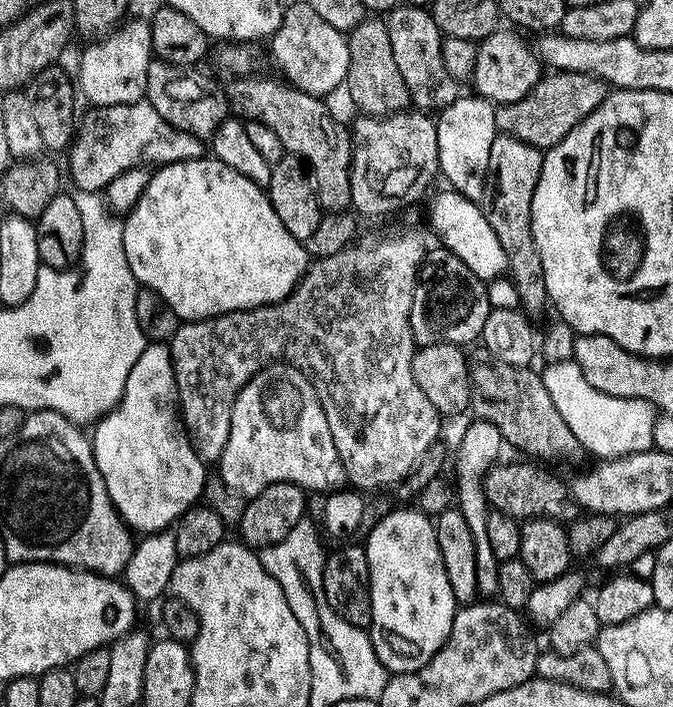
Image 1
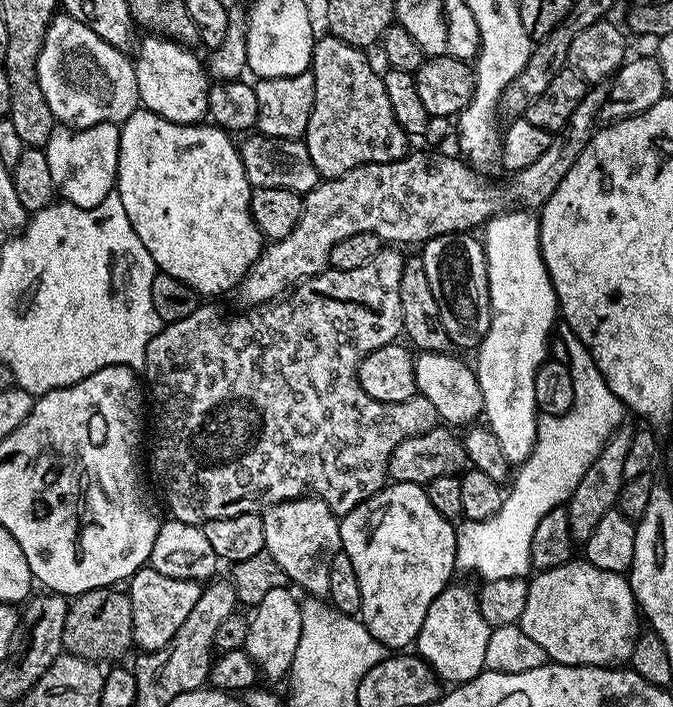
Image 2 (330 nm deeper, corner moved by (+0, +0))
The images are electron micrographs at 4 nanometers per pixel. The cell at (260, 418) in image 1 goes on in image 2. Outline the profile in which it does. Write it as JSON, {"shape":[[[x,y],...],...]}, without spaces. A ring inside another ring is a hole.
{"shape":[[[305,494],[294,500],[284,500],[281,504],[274,504],[263,509],[264,517],[264,550],[273,556],[274,562],[288,576],[293,585],[308,591],[312,598],[327,597],[330,586],[330,562],[334,562],[340,546],[340,520],[326,506],[326,502],[315,494]]]}

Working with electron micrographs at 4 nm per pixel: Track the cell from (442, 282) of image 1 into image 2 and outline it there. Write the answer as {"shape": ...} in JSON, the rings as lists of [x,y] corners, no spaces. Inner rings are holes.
{"shape":[[[447,232],[422,248],[426,278],[430,278],[430,290],[434,290],[434,302],[448,339],[455,347],[472,349],[482,343],[492,321],[484,245],[474,237],[472,232]]]}

